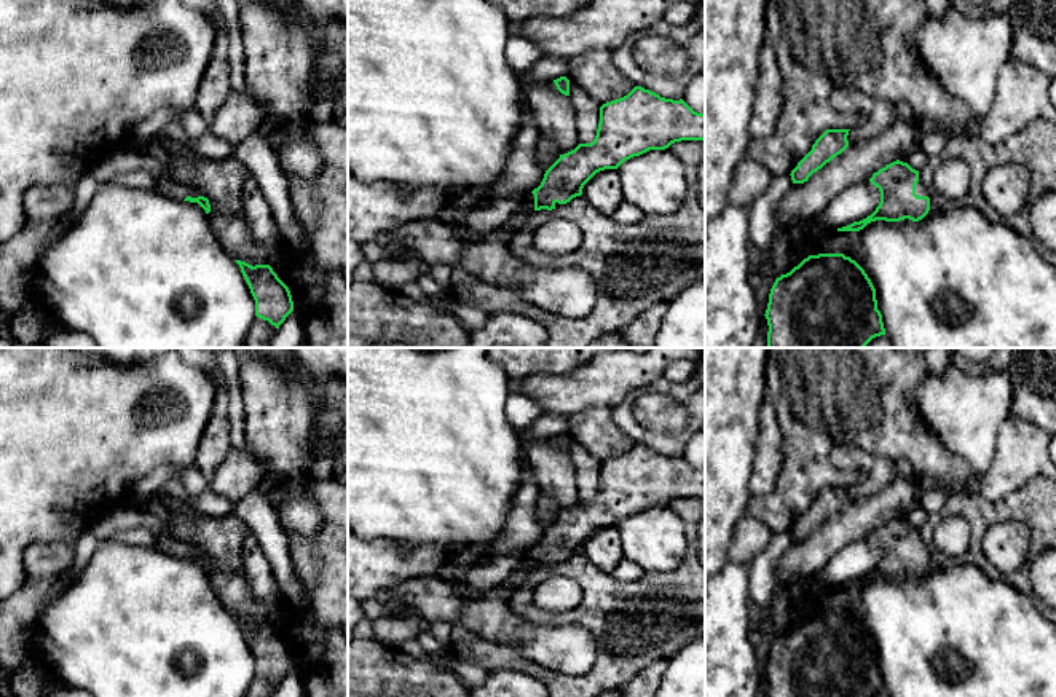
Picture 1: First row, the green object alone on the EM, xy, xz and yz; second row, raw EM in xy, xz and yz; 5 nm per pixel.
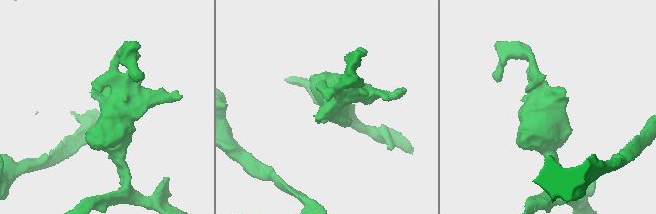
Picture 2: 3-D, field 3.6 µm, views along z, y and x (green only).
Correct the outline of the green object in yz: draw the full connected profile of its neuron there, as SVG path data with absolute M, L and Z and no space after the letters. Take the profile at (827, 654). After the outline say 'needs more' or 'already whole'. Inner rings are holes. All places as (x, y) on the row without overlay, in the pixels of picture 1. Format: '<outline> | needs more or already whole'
M844 611L809 612L777 635L764 673L767 697L873 697L885 692L871 636Z | already whole

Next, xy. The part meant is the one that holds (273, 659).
M236 617L255 657L255 673L279 686L294 668L289 644L278 635L270 622L249 622Z | already whole

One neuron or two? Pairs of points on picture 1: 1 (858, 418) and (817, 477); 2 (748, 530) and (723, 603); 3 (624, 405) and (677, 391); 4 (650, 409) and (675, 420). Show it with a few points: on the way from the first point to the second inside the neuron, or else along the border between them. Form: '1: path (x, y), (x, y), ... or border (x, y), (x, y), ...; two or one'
1: path (839, 421), (817, 444), (817, 458); one
2: border (729, 562), (750, 563); two
3: path (637, 393), (650, 386), (664, 386); one
4: path (656, 412), (669, 417); one

